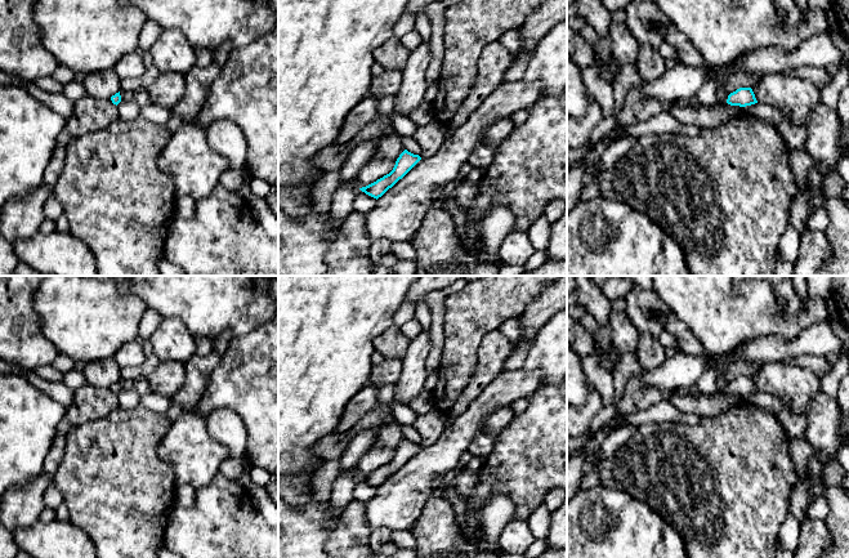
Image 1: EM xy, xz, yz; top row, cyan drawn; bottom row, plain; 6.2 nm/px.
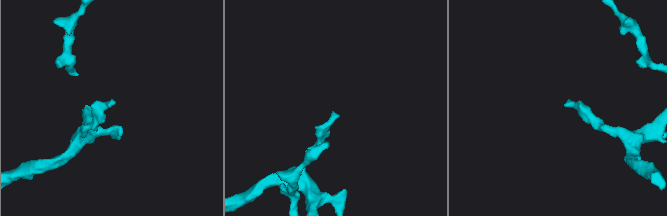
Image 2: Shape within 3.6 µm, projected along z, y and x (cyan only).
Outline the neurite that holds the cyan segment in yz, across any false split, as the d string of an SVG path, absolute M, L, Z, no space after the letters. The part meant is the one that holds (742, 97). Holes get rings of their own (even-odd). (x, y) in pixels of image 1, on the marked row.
M739 88L728 95L727 103L746 107L758 103L758 101L751 88Z

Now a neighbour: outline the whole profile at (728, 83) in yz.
M721 72L719 75L711 76L710 80L716 81L719 90L723 90L729 95L730 93L736 91L739 88L754 86L763 77L764 75L761 73L751 75L751 73L743 73L743 72L736 72L736 73Z

